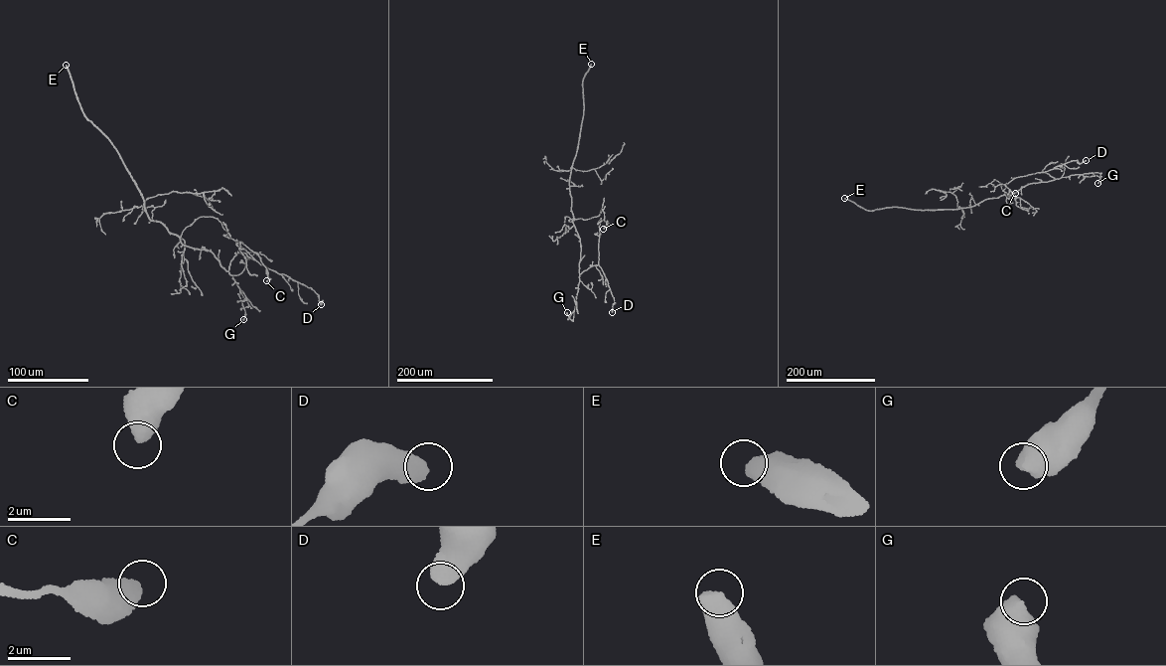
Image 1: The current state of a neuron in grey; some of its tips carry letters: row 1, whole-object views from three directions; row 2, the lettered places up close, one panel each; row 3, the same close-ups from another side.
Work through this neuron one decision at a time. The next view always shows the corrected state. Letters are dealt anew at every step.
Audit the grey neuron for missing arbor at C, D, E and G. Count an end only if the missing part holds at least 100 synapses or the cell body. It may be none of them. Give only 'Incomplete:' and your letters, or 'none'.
Incomplete: E

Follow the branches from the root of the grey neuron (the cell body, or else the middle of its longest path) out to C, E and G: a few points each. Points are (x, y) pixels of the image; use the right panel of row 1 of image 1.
C: (995, 198), (1009, 196), (1029, 184), (1055, 178), (1042, 170), (1001, 184), (1015, 193)
E: (995, 198), (956, 209), (921, 210), (895, 207), (870, 211), (844, 198)
G: (995, 198), (1009, 196), (1029, 184), (1092, 172), (1099, 177), (1097, 183)

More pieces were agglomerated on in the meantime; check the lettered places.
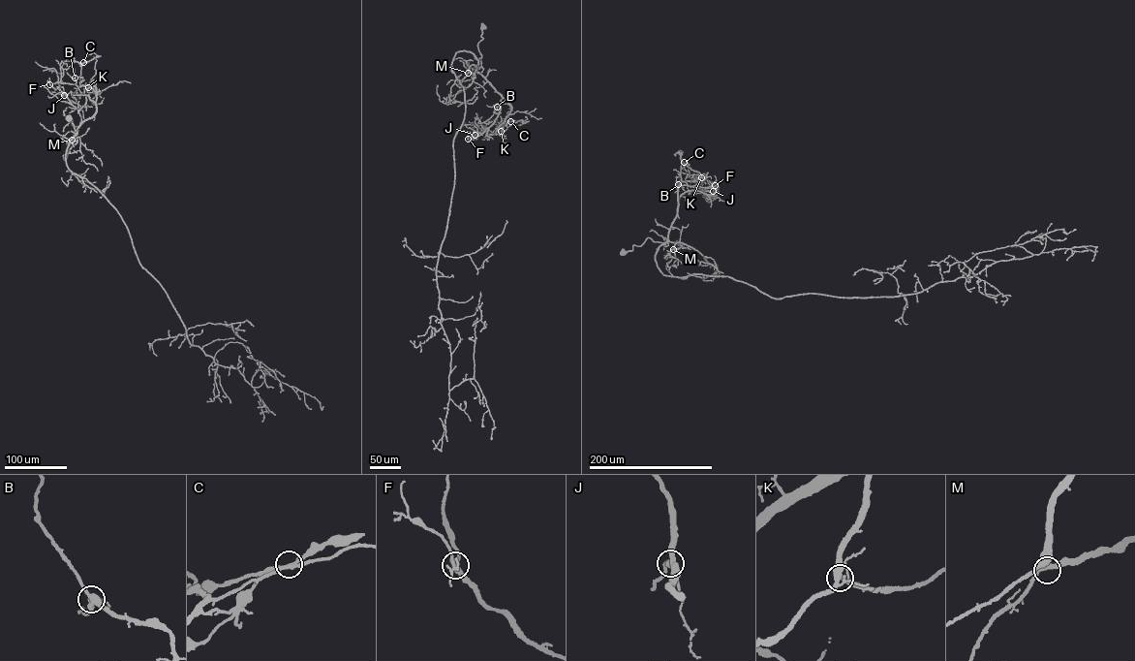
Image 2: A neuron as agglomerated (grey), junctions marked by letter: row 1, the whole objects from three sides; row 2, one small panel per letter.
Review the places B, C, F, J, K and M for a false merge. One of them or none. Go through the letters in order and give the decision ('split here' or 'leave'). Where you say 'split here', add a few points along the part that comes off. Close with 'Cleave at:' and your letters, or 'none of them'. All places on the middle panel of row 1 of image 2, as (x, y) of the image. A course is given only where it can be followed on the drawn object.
B: leave
C: split here | (510, 121), (527, 121), (518, 125)
F: leave
J: leave
K: leave
M: leave
Cleave at: C

